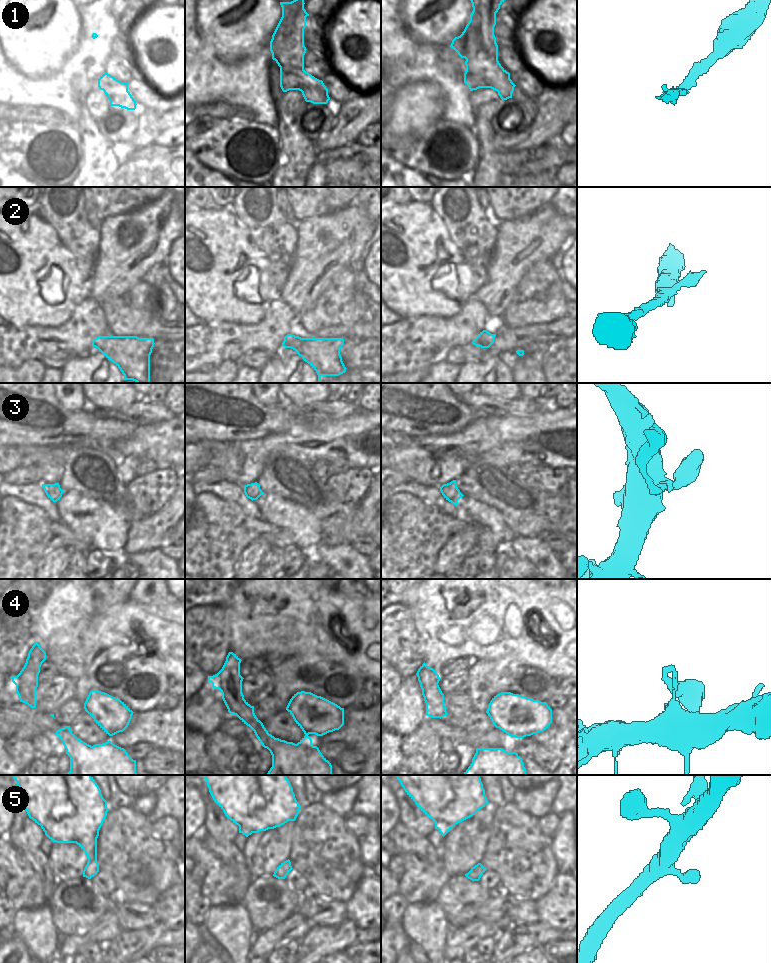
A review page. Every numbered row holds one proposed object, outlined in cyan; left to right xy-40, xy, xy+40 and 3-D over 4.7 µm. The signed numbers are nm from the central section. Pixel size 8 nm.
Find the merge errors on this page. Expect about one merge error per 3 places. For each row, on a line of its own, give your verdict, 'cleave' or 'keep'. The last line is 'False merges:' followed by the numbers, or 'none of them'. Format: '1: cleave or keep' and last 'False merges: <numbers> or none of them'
1: cleave
2: keep
3: cleave
4: keep
5: keep
False merges: 1, 3

